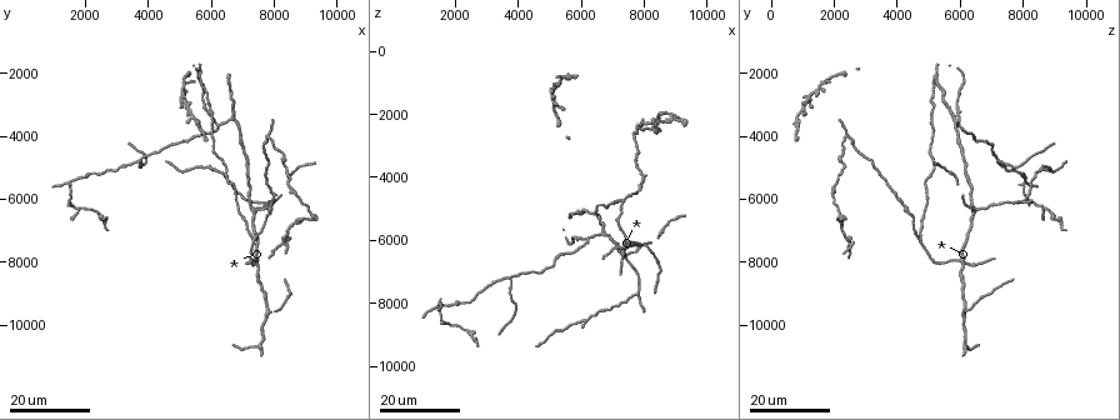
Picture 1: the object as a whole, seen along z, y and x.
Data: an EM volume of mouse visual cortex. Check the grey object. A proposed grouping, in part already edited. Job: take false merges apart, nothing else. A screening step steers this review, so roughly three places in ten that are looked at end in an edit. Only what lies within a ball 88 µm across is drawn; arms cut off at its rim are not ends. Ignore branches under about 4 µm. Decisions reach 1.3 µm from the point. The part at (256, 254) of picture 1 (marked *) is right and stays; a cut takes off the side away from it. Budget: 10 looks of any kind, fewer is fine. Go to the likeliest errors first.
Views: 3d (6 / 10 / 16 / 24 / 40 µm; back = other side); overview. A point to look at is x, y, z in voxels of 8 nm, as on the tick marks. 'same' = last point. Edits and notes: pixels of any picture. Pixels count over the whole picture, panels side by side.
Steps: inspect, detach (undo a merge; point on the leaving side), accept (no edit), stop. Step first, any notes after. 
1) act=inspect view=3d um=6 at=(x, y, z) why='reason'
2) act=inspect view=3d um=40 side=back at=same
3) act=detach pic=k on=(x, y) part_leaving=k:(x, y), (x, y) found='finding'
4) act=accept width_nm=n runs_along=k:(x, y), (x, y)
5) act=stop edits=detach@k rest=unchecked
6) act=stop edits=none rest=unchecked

act=inspect view=3d um=24 at=(3800, 4700, 7200) why='branch point'

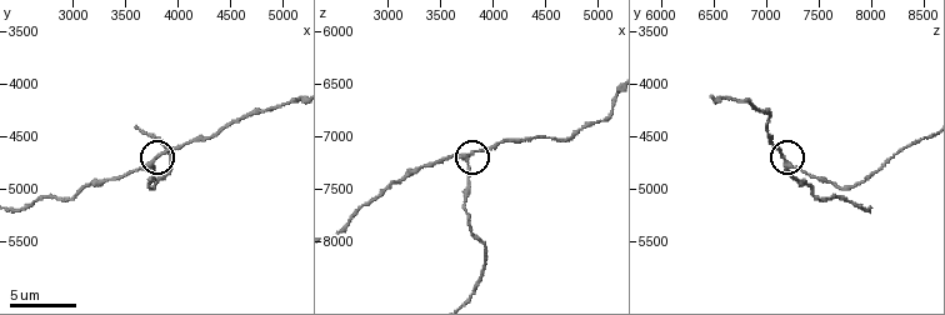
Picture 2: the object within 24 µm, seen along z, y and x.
act=inspect view=3d um=10 at=(3740, 4780, 7240)

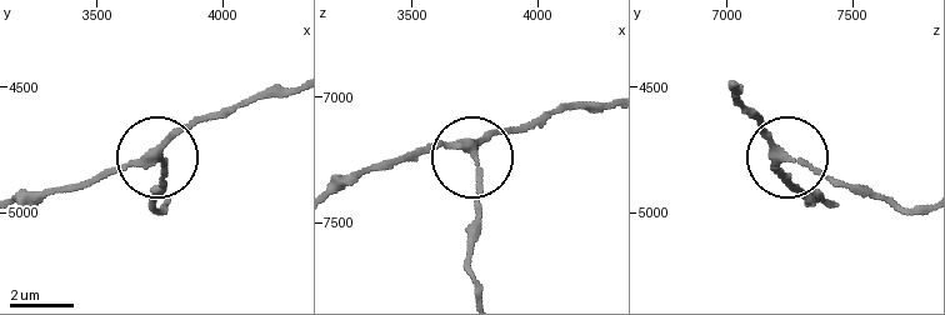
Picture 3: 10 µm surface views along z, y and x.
act=accept arms=3 found='all the same cell'

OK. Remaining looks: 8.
act=inspect view=3d um=24 at=(7400, 7300, 4700) why='arms part here'

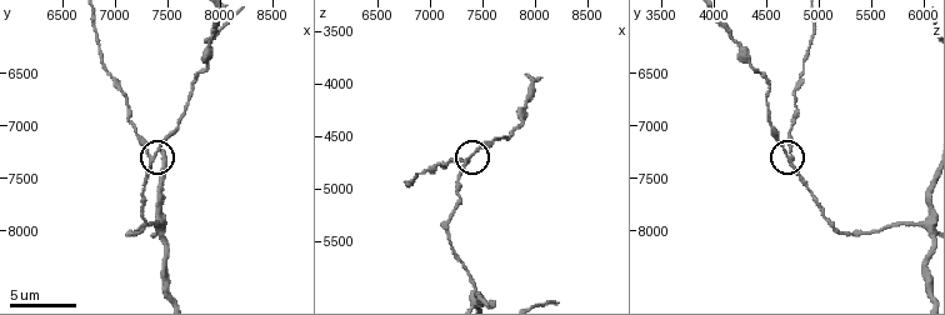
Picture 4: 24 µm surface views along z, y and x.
act=inspect view=3d um=10 at=(7360, 7300, 4720) why='zoom in'

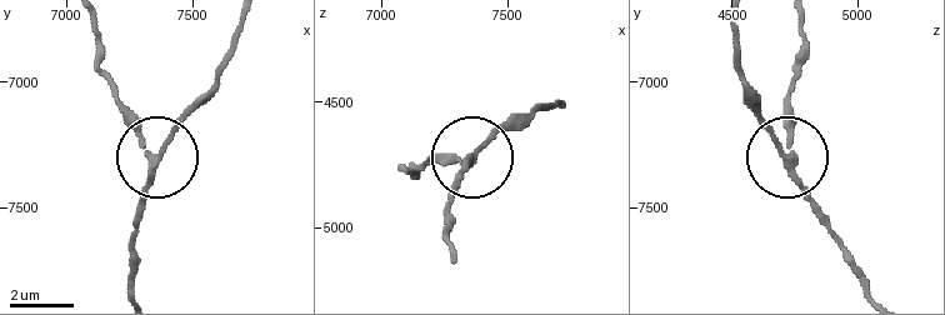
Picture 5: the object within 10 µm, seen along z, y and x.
act=accept arms=3 runs_along=5:(870, 290), (793, 169), (790, 99) found='one cell here'

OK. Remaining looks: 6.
act=inspect view=3d um=24 at=(7400, 8000, 6200) why='three-way junction'

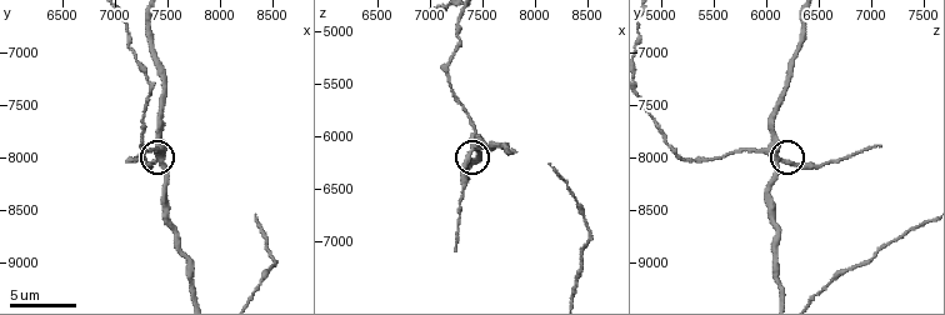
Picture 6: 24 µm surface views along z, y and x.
act=inspect view=3d um=10 at=(7400, 8020, 6140) why='zoom in'

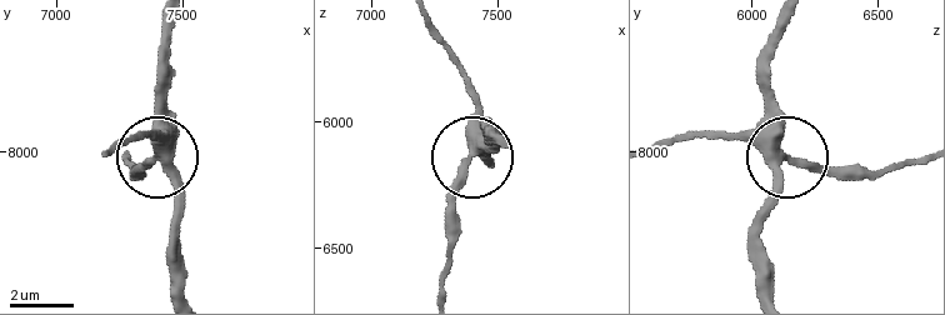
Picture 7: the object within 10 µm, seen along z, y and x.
act=accept width_nm=320 runs_along=7:(771, 88), (771, 116), (788, 154), (811, 165), (865, 165) found='all the same cell'

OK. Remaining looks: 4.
act=inspect view=3d um=16 at=(6200, 3700, 5900) why='three-way junction'

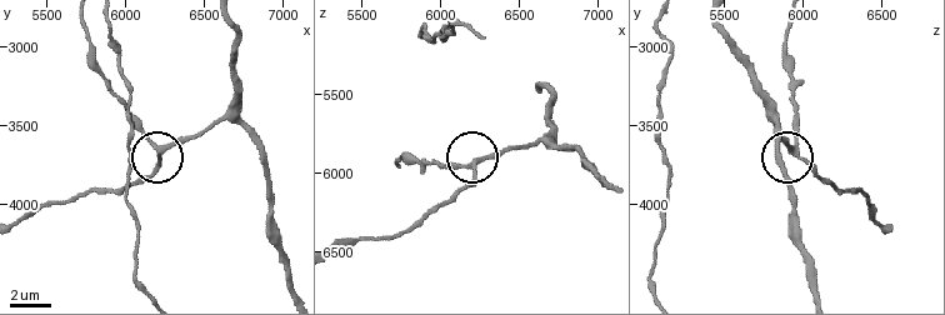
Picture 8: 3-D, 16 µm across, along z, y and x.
act=inspect view=3d um=10 at=(6220, 3660, 5960)

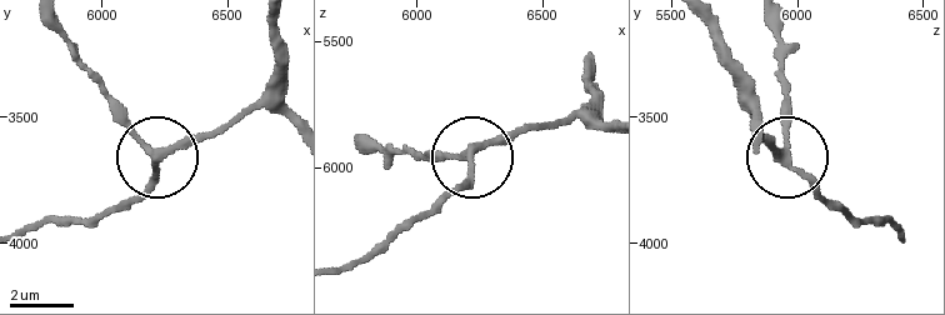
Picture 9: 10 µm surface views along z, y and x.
act=accept runs_along=9:(760, 135), (744, 110), (784, 151), (784, 98) found='all the same cell'

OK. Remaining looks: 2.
act=inspect view=3d um=16 at=(7800, 4100, 2500) why='a narrow waist'

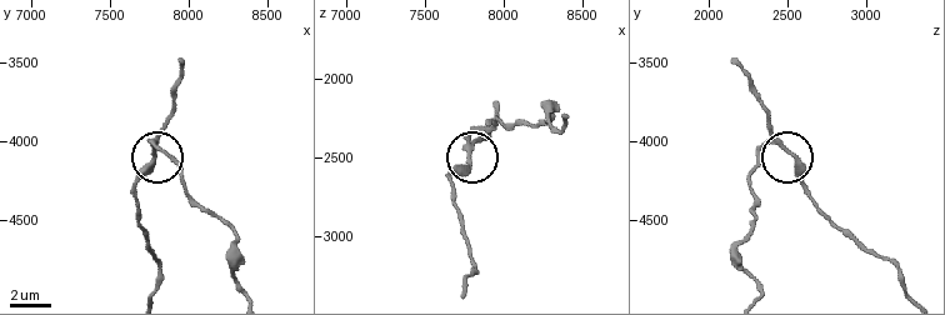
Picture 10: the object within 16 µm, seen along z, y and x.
act=inspect view=3d um=10 at=(7780, 4060, 2500) why='closer look'

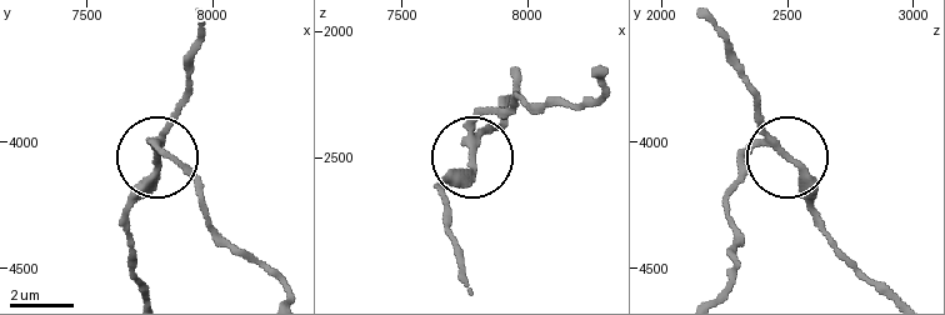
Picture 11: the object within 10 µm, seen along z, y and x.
act=detach pic=11 on=(188, 165) part_leaving=11:(149, 139), (190, 179), (206, 219), (284, 293) found='two cells meet here'

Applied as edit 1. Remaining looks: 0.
act=stop edits=detach@11 rest=unchecked

